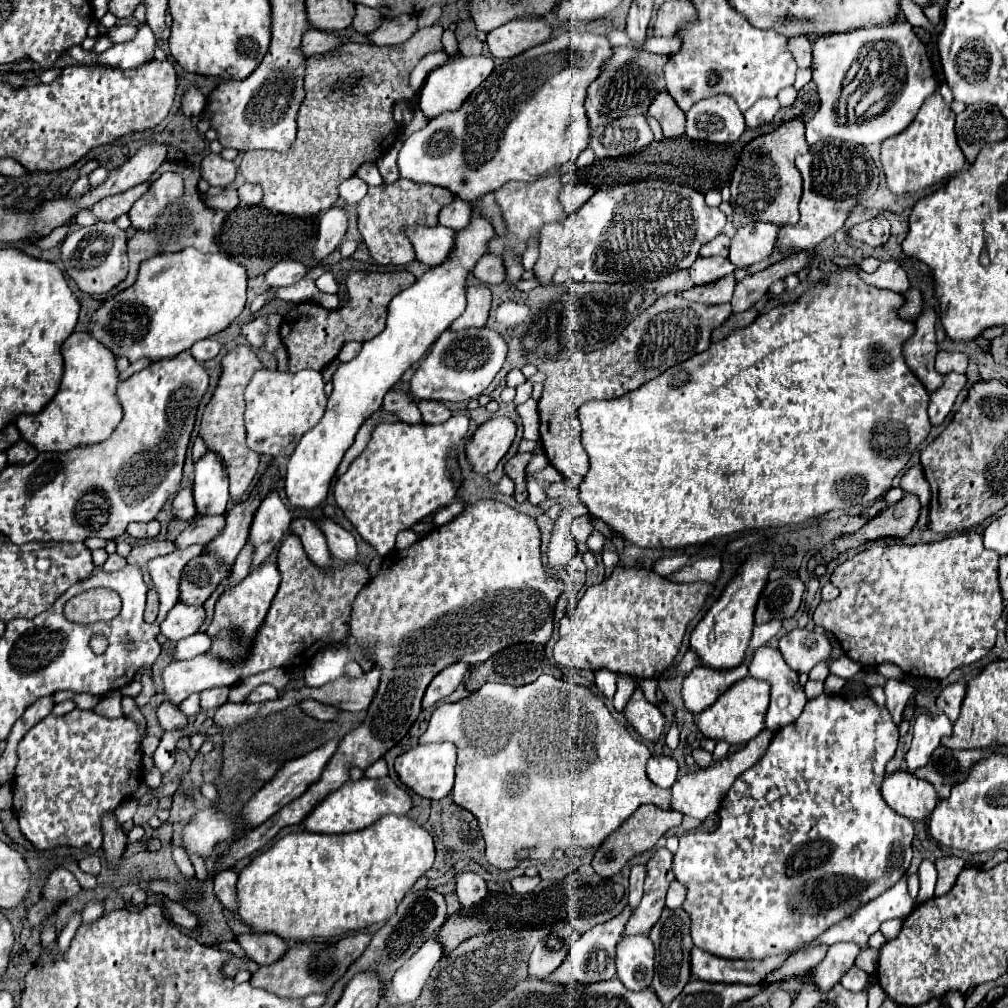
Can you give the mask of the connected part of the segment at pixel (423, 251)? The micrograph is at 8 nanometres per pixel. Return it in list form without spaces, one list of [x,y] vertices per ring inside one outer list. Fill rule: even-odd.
[[[418,226],[416,230],[406,230],[406,234],[408,240],[412,242],[416,260],[428,266],[436,266],[442,264],[452,252],[456,232],[444,226],[432,226],[432,228]]]

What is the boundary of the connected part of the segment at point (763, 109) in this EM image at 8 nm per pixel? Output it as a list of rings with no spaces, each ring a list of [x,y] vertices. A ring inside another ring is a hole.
[[[760,98],[760,102],[756,102],[752,108],[748,108],[744,112],[746,126],[756,128],[756,126],[770,122],[774,118],[774,114],[778,112],[778,108],[780,108],[780,104],[776,98]]]

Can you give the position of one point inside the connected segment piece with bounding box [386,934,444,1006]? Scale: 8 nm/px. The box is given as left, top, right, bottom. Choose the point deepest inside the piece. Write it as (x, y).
(408, 982)

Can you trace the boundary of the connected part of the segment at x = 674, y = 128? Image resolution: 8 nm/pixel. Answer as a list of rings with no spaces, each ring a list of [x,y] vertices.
[[[660,92],[648,108],[648,116],[656,118],[664,130],[664,138],[678,138],[684,134],[684,112],[676,106],[668,92]]]

